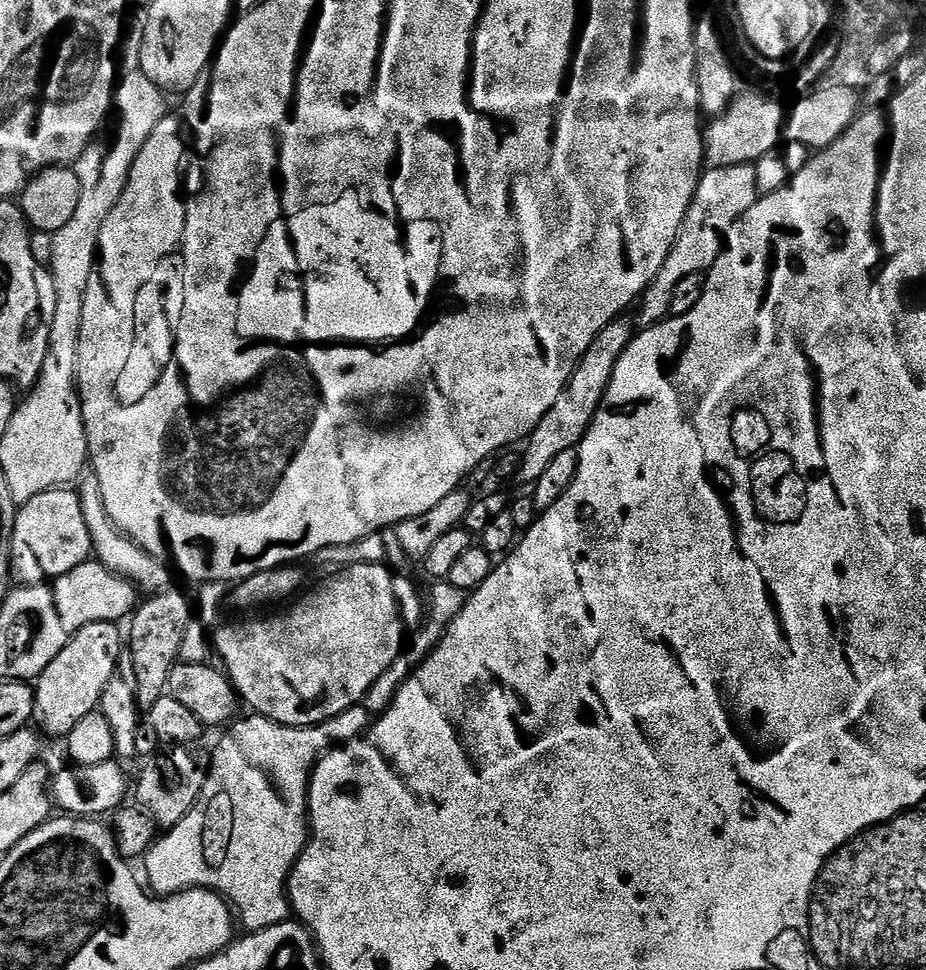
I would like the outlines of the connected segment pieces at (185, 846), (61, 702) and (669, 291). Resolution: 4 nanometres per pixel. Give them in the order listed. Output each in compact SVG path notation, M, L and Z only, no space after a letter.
M357 706L346 710L342 714L338 714L334 718L330 718L325 724L317 724L315 728L295 728L294 726L286 726L274 722L265 716L257 716L248 714L248 717L237 719L235 723L227 729L228 732L216 744L216 752L211 753L212 771L208 774L208 781L202 790L200 800L186 814L186 818L182 818L182 822L178 822L173 828L167 829L148 849L143 857L142 863L148 871L147 883L152 883L151 891L157 897L172 896L176 892L185 892L187 888L208 888L212 892L219 892L229 905L238 913L238 920L245 924L248 932L261 932L270 926L278 926L283 920L289 919L290 901L288 899L288 878L292 874L293 866L298 862L300 855L304 853L304 848L308 845L310 839L310 821L308 819L308 783L317 760L321 755L333 746L339 746L349 740L355 740L363 737L370 727L370 713L367 708Z
M112 622L87 624L85 628L72 635L72 641L64 647L62 654L58 654L58 658L54 658L54 662L50 662L50 666L46 666L46 670L42 670L42 674L36 677L32 720L35 727L45 737L60 736L60 738L66 738L70 734L70 730L74 730L74 726L78 726L80 719L86 718L86 714L99 709L100 699L106 690L106 682L110 682L110 674L114 674L114 666L120 659L122 651L122 632L116 628L119 627Z
M727 164L721 168L708 168L701 175L698 190L694 190L694 198L690 202L690 210L686 210L686 218L678 230L678 238L666 262L662 262L662 270L658 270L654 282L650 282L638 301L641 329L668 319L670 302L678 282L690 274L707 273L714 262L718 262L718 254L722 254L730 226L734 226L734 222L738 222L738 218L742 218L742 214L746 214L746 210L750 210L750 206L754 206L761 195L755 164Z

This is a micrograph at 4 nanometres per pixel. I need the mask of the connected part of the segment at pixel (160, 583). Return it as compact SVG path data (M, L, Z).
M84 478L79 481L77 492L82 502L82 514L86 520L86 526L90 531L93 555L100 563L110 569L112 573L131 581L137 589L144 594L155 594L160 590L169 587L171 569L169 570L159 561L157 555L148 553L144 548L140 548L129 539L110 518L106 510L105 500L102 498L102 486L95 478Z

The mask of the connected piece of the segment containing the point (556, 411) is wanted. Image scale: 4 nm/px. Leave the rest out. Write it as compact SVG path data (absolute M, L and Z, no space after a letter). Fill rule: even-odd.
M617 318L610 321L606 330L602 330L602 334L598 334L598 338L590 342L590 350L582 354L570 382L562 390L562 394L558 394L558 402L550 406L546 418L538 422L538 426L528 437L522 448L519 482L528 484L527 486L535 485L536 480L542 478L542 473L549 468L550 462L554 462L557 454L562 454L562 450L579 449L582 438L586 430L590 430L594 422L594 414L600 408L602 398L610 386L614 366L618 366L618 358L622 358L626 346L632 341L634 324L632 328L631 322L624 319L628 318Z

